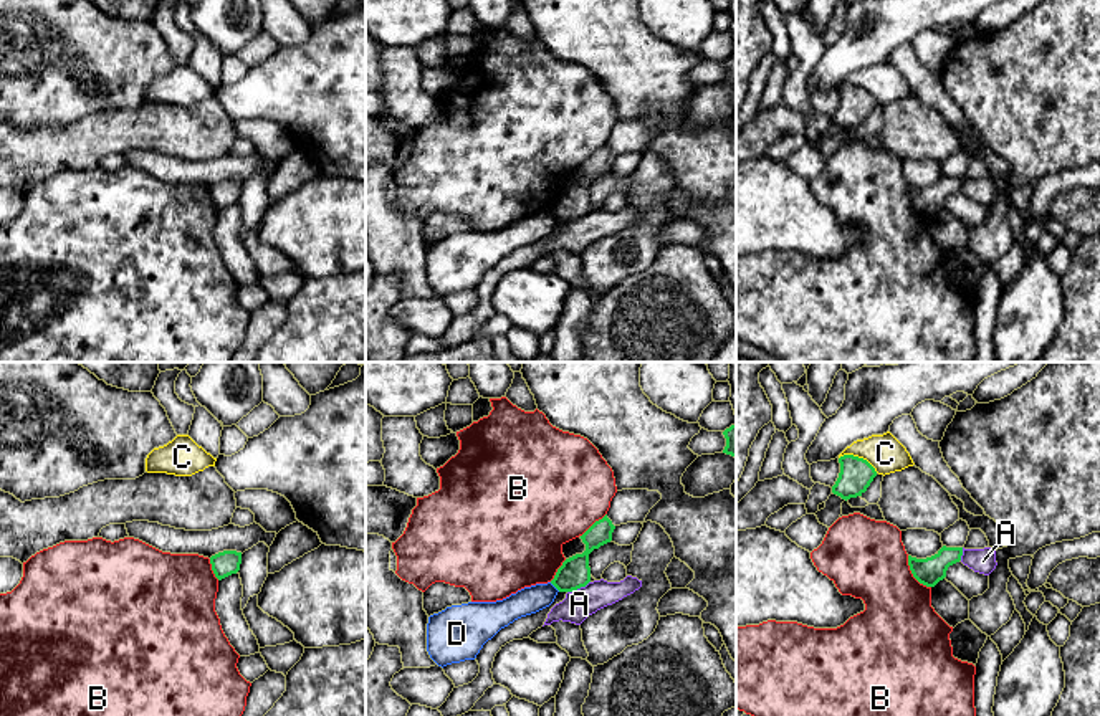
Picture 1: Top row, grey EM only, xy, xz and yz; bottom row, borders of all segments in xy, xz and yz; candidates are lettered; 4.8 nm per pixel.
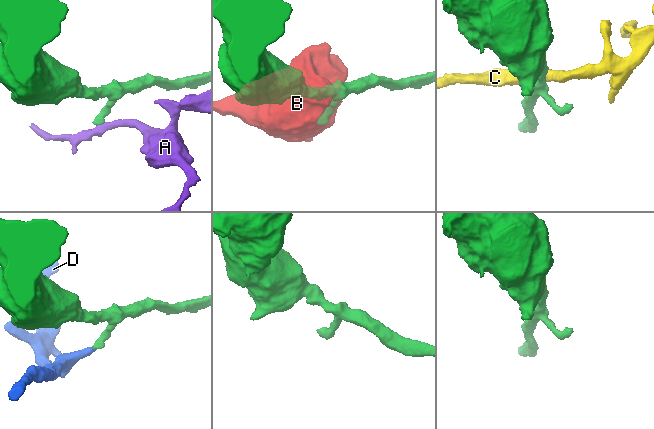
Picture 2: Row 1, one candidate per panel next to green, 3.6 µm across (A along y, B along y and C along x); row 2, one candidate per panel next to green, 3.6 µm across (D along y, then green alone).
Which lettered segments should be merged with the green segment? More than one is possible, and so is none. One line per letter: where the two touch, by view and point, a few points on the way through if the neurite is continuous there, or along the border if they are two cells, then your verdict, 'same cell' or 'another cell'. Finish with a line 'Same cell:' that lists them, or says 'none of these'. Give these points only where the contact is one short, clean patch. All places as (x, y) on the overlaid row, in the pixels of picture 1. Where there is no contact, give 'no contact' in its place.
A: xz (578, 587) | along xz (589, 581), (568, 592) | another cell
B: yz (912, 572) | another cell
C: yz (857, 457) | another cell
D: xz (554, 586) | along xz (550, 582), (559, 591) | another cell
Same cell: none of these

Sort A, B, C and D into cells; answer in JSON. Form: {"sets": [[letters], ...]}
{"sets": [["A"], ["B"], ["C"], ["D"]]}

